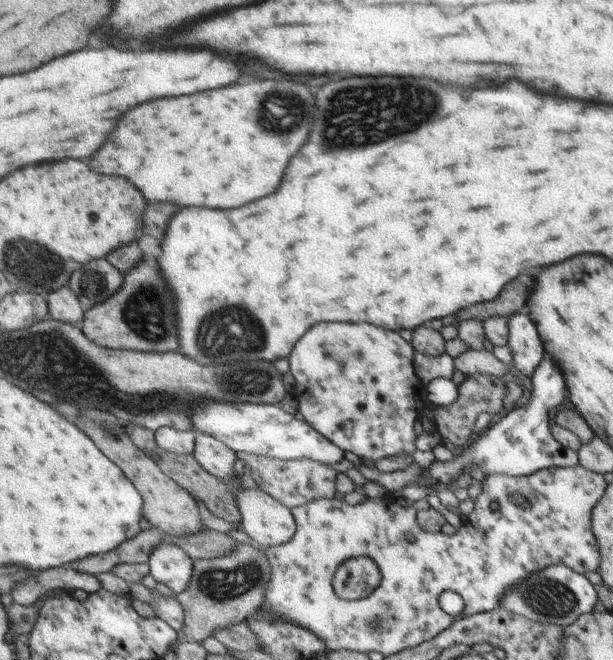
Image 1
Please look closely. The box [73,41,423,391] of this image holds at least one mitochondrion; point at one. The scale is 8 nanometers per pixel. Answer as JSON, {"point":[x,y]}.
{"point":[232,330]}

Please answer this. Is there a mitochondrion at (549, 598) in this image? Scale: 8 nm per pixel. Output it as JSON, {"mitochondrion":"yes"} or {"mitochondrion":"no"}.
{"mitochondrion":"yes"}

